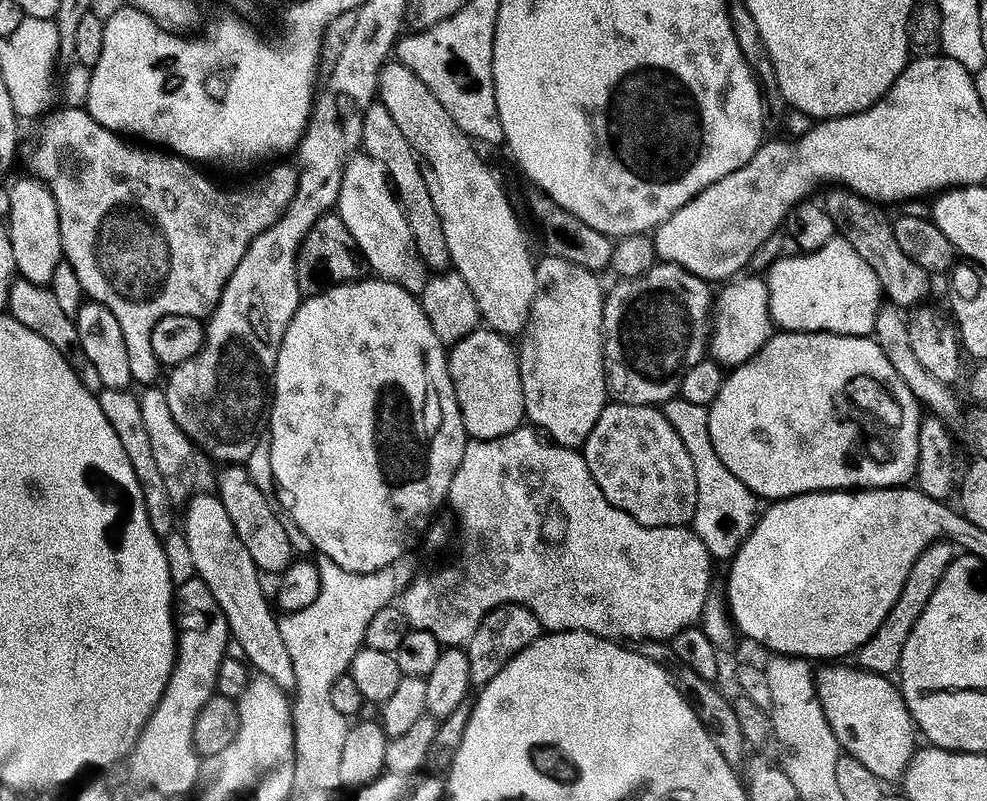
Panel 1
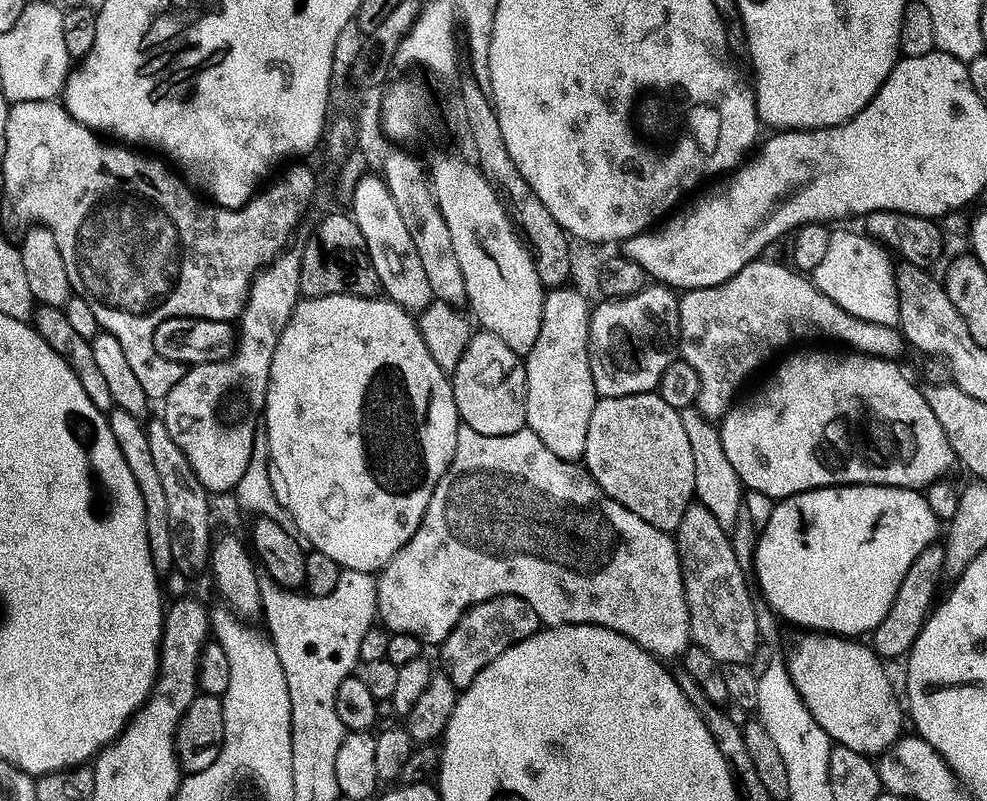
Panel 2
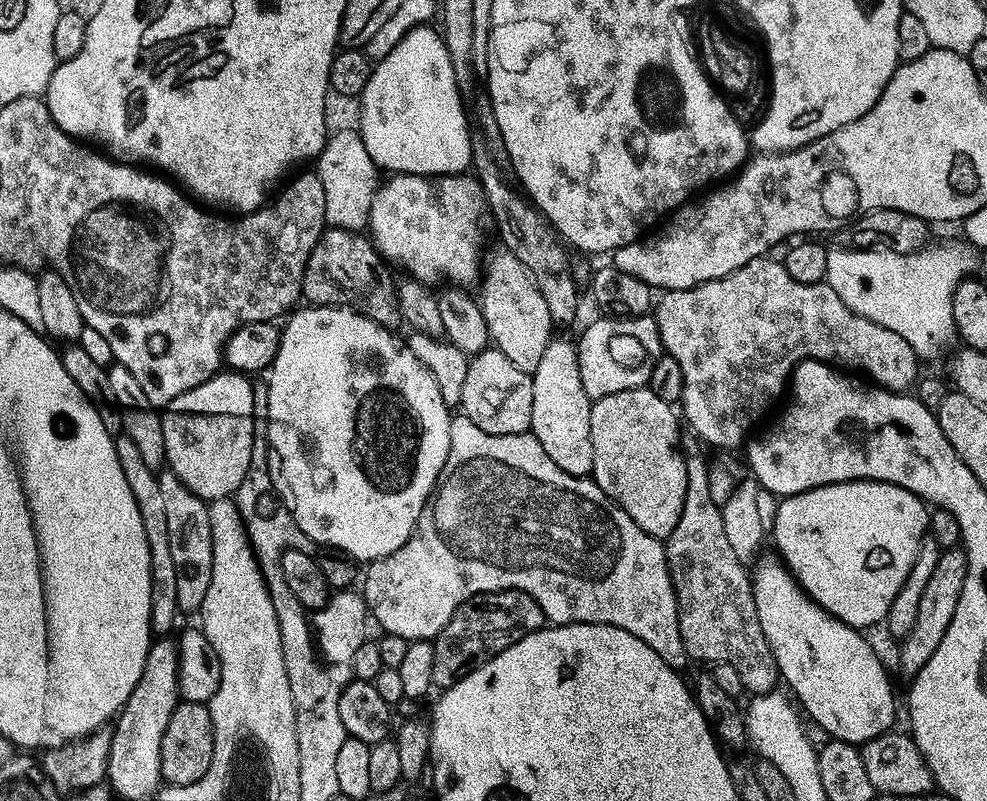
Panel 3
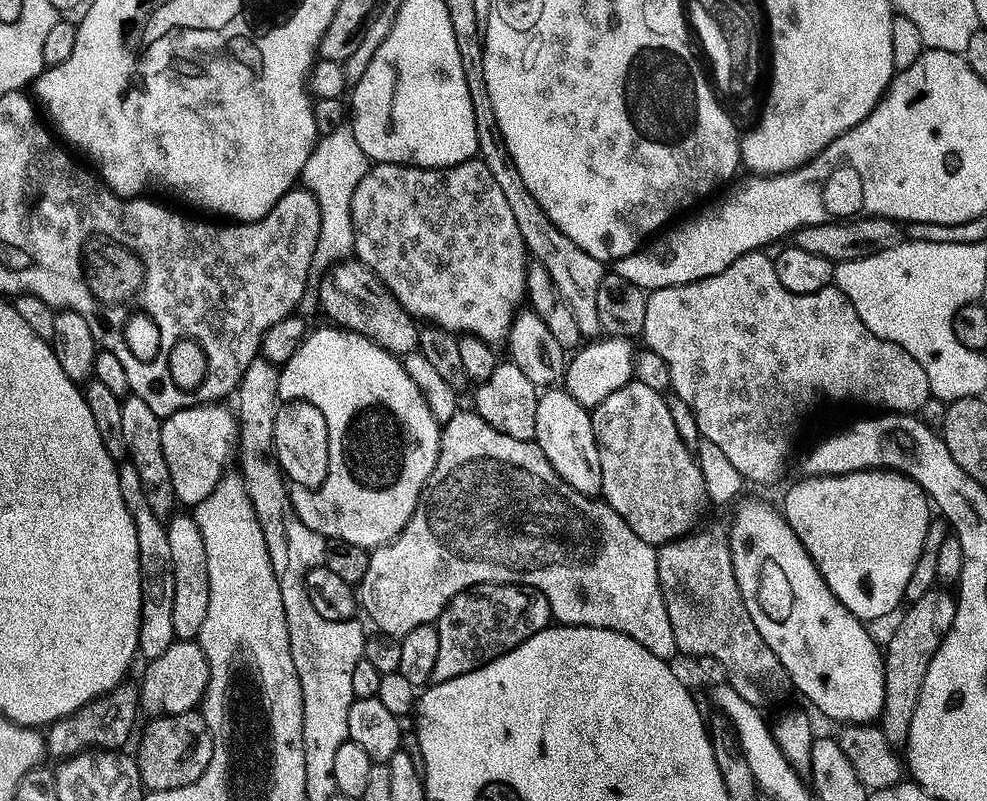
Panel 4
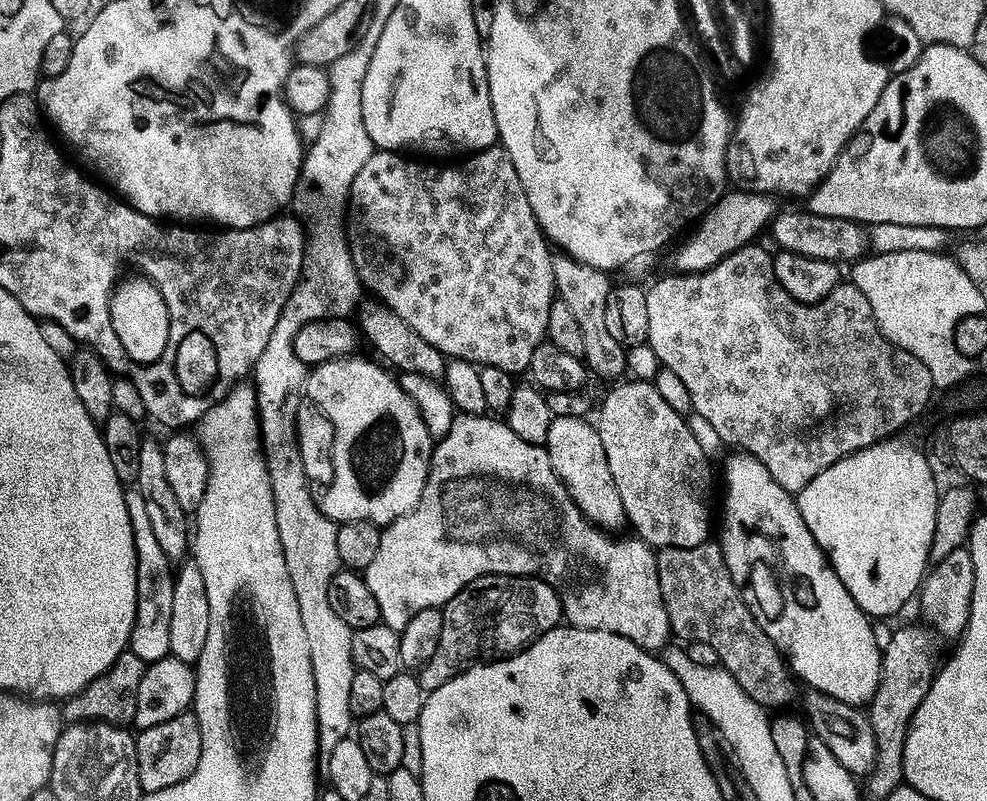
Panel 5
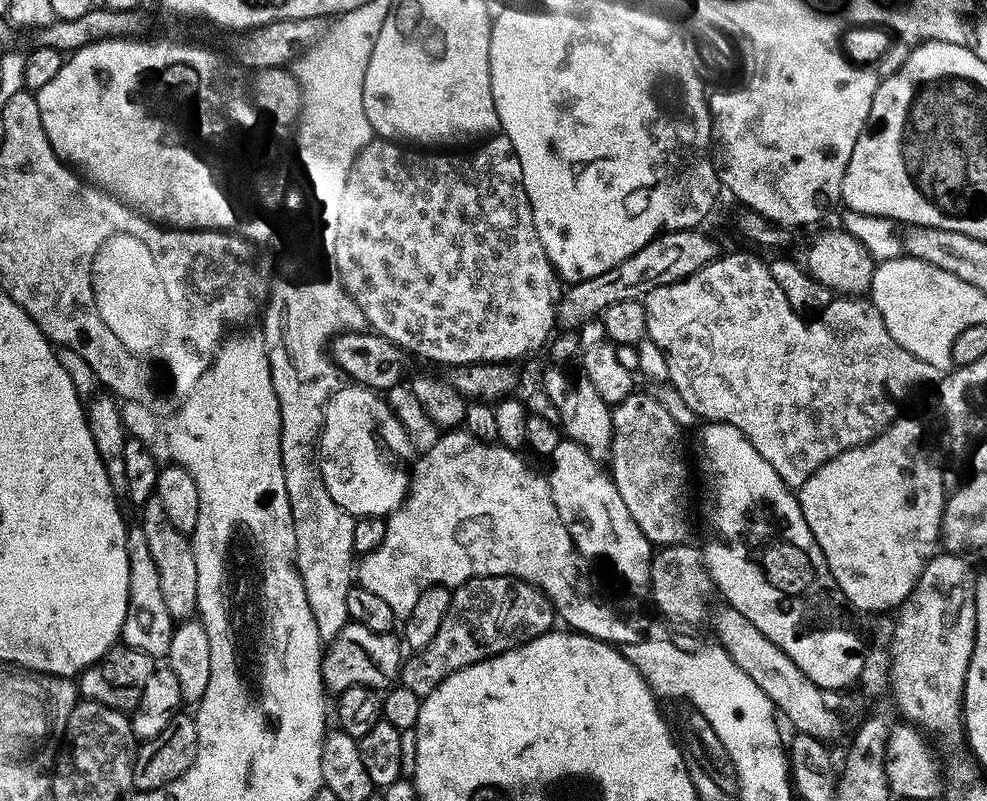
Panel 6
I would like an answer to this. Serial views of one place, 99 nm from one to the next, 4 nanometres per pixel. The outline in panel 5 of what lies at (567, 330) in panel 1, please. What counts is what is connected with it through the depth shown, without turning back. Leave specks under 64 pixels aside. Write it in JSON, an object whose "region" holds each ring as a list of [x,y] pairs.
{"region":[[[584,422],[561,423],[548,437],[546,451],[552,460],[556,476],[559,478],[560,483],[564,485],[573,503],[573,512],[576,515],[576,520],[579,521],[585,533],[596,534],[604,540],[620,544],[628,544],[632,541],[636,542],[638,538],[636,528],[632,524],[631,518],[628,517],[627,512],[624,511],[623,504],[620,503],[620,495],[616,489],[614,474],[610,471],[610,460],[606,458],[606,450],[602,446],[599,435],[593,429],[591,432],[582,423]]]}

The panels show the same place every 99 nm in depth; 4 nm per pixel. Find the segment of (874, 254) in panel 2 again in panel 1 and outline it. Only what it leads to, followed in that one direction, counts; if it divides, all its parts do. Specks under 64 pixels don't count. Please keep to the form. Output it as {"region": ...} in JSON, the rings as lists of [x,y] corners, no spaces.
{"region":[[[839,235],[826,242],[822,250],[789,256],[784,254],[767,268],[768,315],[773,325],[786,332],[834,332],[837,336],[872,336],[874,322],[882,303],[880,283],[858,255],[858,250],[850,246]]]}

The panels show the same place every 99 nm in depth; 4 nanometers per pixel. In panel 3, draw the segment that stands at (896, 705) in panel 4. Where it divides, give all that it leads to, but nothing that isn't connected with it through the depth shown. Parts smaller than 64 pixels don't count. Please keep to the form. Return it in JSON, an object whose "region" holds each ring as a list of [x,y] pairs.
{"region":[[[948,546],[943,549],[938,558],[938,566],[930,574],[930,582],[926,582],[926,590],[922,594],[918,606],[918,618],[914,618],[914,626],[910,634],[899,641],[900,668],[908,678],[918,675],[922,666],[930,662],[934,650],[942,642],[942,634],[946,634],[946,626],[954,618],[954,609],[958,607],[958,598],[962,598],[962,582],[966,582],[966,566],[968,559],[963,547]]]}

